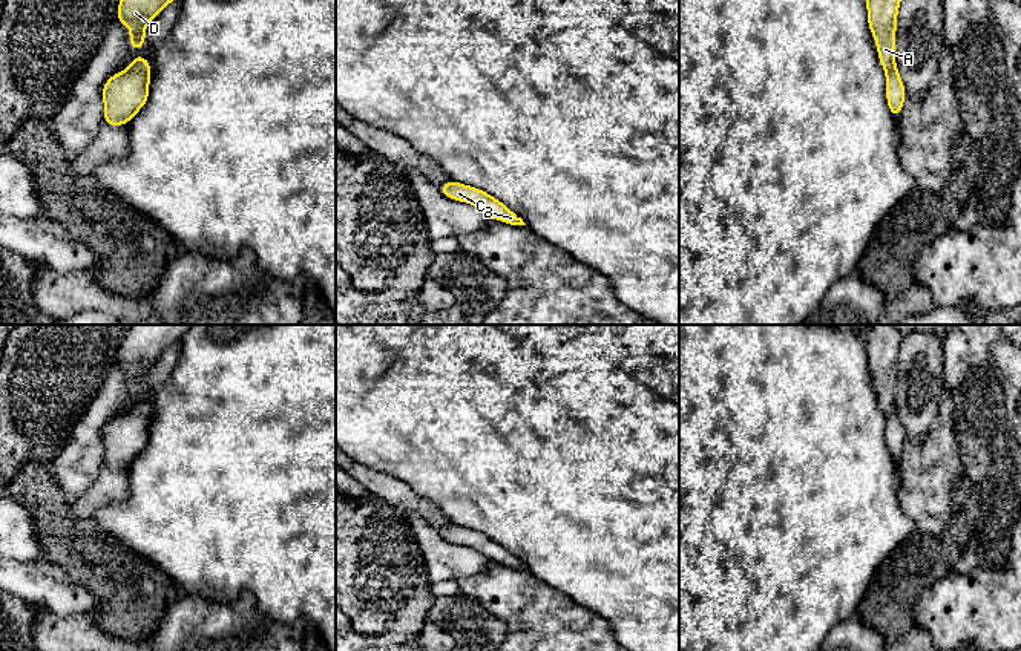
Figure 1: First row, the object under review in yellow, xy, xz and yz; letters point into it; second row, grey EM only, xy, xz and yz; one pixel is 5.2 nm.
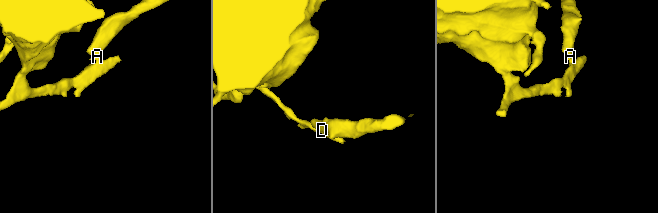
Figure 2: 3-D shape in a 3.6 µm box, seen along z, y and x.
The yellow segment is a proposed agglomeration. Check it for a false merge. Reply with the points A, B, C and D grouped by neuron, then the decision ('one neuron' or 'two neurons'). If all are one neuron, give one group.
groups A B C D; one neuron

